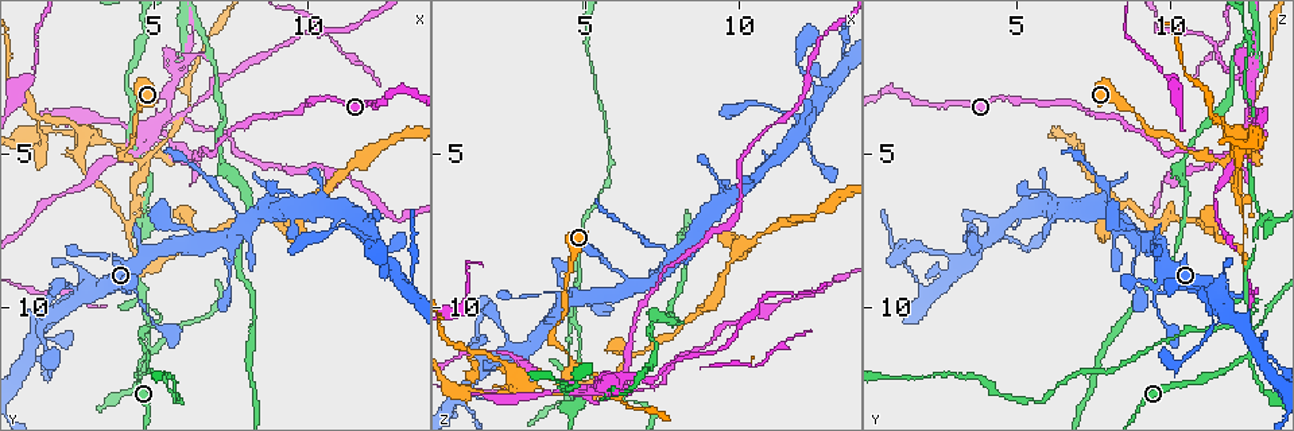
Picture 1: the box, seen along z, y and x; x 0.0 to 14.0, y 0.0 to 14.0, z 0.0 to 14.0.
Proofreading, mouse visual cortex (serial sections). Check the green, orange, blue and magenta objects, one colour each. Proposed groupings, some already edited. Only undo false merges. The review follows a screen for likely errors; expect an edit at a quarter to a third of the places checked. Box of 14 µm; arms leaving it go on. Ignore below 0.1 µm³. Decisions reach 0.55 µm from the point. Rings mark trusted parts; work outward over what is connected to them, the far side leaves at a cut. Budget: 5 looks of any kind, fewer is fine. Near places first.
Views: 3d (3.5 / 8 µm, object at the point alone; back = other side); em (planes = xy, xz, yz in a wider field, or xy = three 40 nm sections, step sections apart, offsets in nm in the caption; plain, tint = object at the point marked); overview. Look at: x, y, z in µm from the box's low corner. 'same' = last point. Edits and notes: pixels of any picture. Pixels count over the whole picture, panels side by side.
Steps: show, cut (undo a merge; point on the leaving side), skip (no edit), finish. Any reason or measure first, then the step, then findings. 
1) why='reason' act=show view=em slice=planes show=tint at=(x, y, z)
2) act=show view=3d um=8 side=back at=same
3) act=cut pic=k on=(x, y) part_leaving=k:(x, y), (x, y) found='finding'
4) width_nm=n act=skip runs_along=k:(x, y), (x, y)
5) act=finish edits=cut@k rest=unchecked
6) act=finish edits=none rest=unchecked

why='a narrow waist' act=show view=3d um=3.5 at=(4.9, 11.5, 12.7)

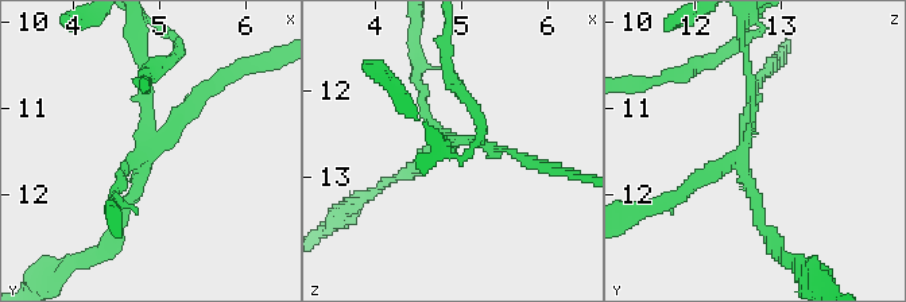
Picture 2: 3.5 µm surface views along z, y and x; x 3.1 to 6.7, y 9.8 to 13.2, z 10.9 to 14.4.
why='shape alone is not enough' act=show view=em slice=xy step=1 show=tint at=(4.80, 11.45, 12.60)

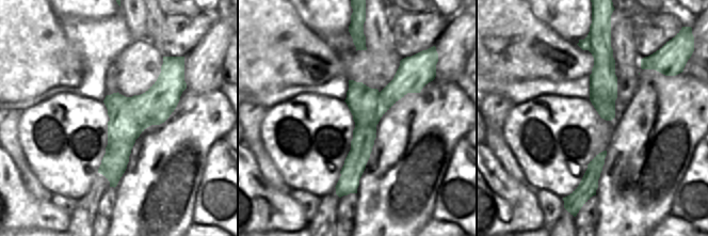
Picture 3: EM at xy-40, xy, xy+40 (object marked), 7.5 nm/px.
act=cut pic=2 on=(757, 208) border=3:(137, 96), (133, 100), (135, 139) found='two cells meet here'

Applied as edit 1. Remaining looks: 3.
why='narrows sharply' act=show view=3d um=3.5 at=(4.6, 5.2, 11.8)

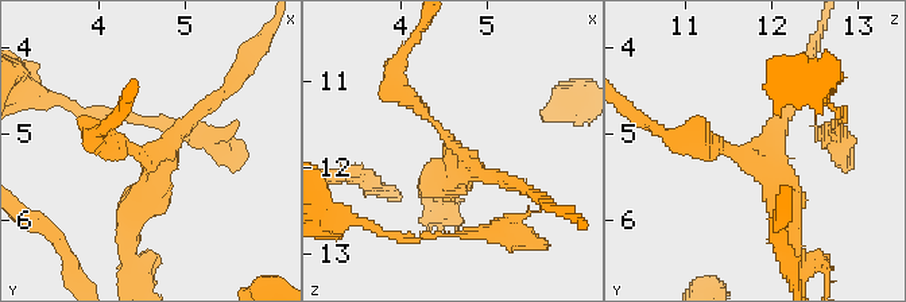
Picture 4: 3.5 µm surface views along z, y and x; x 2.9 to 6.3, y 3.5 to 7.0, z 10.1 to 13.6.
arm_widths_nm=200,250,400 act=skip runs_along=4:(684, 139), (759, 163), (790, 225) found='one cell here'

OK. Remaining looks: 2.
act=finish edits=cut@2 rest=unchecked

